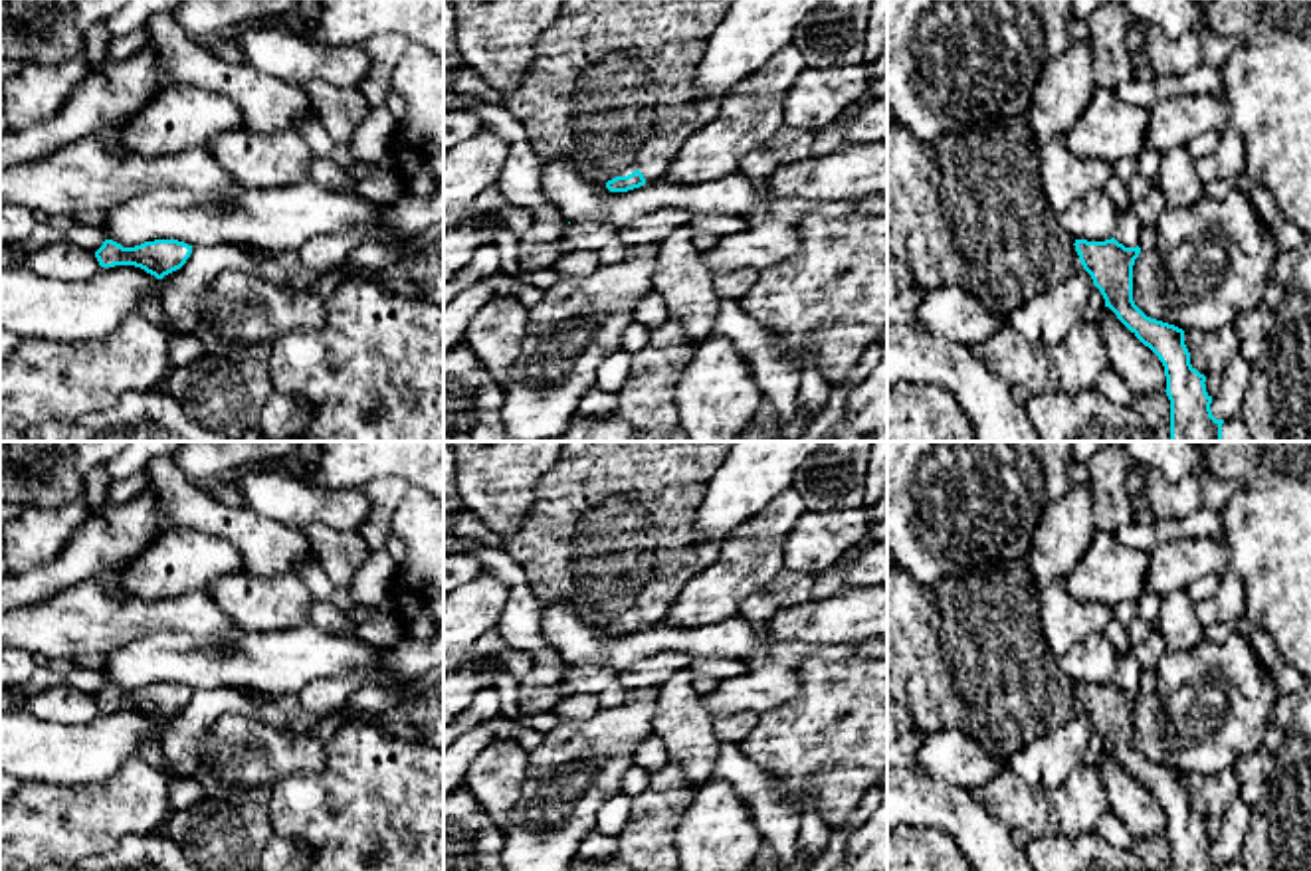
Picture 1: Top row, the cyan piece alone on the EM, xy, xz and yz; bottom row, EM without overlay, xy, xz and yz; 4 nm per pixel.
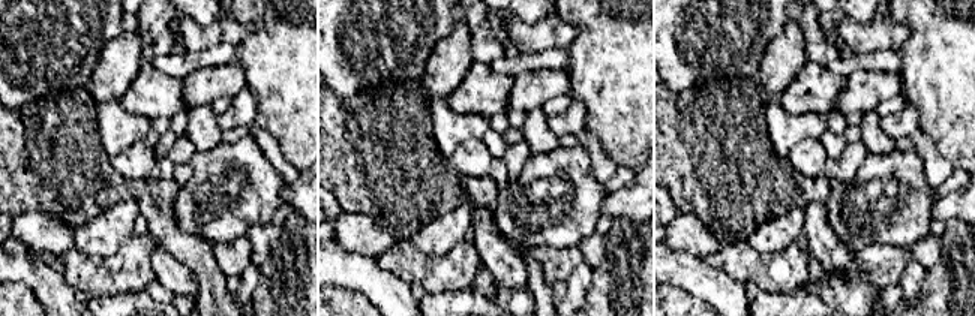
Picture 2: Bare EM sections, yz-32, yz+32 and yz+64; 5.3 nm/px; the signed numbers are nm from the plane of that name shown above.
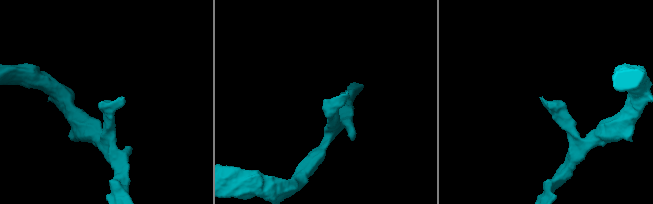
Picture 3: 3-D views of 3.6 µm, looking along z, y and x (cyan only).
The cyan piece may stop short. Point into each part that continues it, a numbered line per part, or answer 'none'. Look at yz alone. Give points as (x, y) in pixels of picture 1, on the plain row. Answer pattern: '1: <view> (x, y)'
1: yz (967, 654)

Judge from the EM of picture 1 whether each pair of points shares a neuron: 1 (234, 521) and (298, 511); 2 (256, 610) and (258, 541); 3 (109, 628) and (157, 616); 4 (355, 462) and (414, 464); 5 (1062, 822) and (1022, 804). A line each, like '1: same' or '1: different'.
1: different
2: different
3: same
4: same
5: same

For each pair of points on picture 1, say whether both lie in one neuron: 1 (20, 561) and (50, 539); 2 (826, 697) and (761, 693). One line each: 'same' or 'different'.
1: same
2: different

